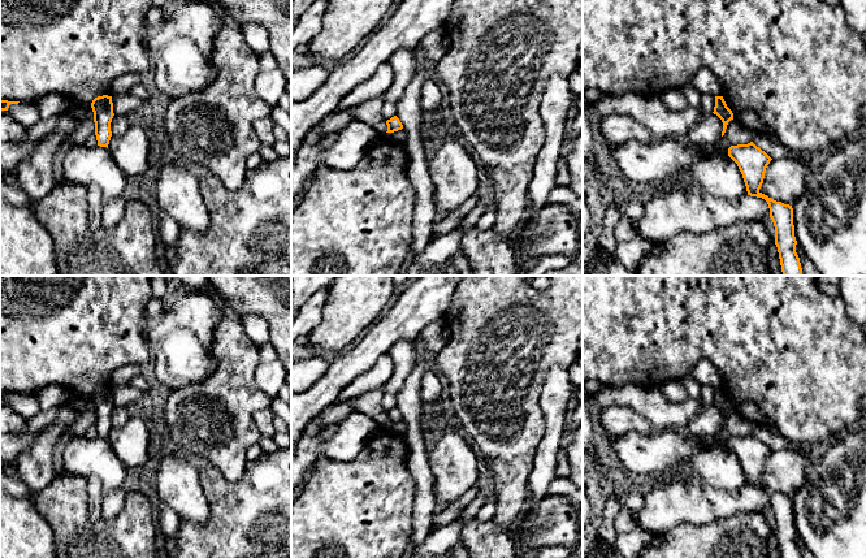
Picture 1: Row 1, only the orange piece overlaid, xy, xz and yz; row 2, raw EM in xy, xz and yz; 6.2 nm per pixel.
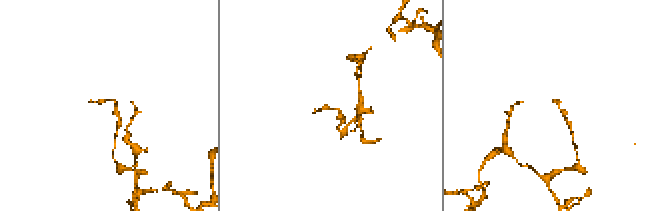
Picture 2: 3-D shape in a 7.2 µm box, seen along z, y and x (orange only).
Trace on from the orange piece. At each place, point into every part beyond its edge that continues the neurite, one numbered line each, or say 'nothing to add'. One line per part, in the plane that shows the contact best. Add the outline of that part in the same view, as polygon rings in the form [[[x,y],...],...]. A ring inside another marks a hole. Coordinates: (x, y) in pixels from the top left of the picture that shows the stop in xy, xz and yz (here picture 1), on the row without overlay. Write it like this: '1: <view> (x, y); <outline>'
nothing to add

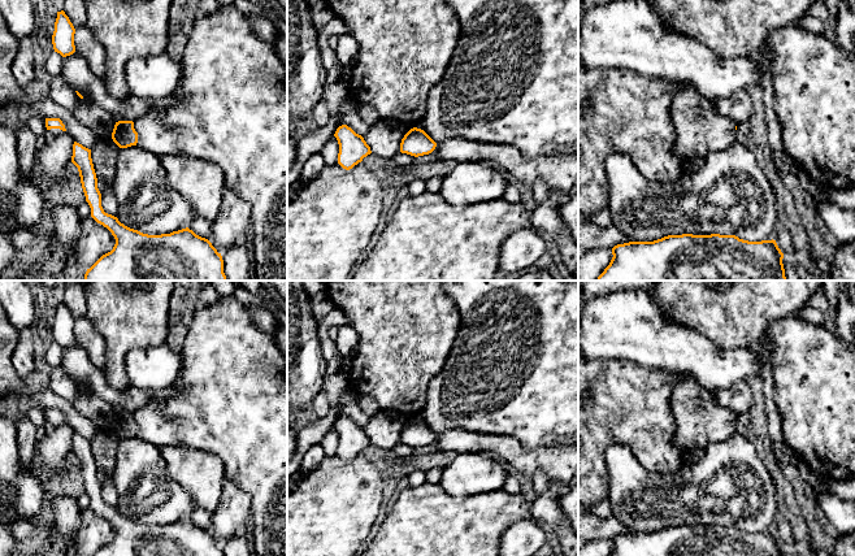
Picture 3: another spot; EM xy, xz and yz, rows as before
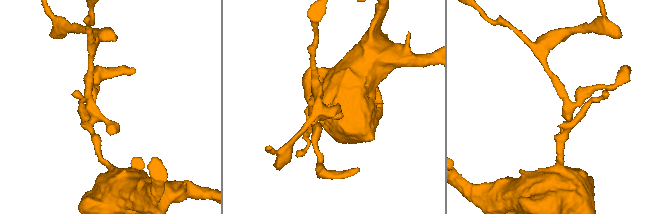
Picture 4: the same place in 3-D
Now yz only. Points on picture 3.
nothing to add

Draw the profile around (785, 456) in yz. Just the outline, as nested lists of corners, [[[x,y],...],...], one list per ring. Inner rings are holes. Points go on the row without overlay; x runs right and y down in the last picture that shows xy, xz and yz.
[[[768,327],[761,335],[760,343],[756,347],[759,360],[761,362],[760,377],[763,379],[763,391],[765,401],[765,412],[768,418],[768,434],[772,444],[774,457],[777,459],[781,469],[787,465],[794,468],[802,461],[785,443],[781,430],[782,414],[774,400],[774,374],[772,365],[772,338]]]

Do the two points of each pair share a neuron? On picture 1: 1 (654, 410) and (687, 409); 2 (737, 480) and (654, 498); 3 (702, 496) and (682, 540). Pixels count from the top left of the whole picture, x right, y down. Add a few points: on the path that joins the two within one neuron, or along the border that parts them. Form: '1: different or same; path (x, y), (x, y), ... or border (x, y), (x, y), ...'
1: same; path (662, 410), (679, 410)
2: different; border (695, 476), (721, 489), (739, 489), (741, 487)
3: different; border (721, 518), (705, 523), (678, 523), (662, 532)

